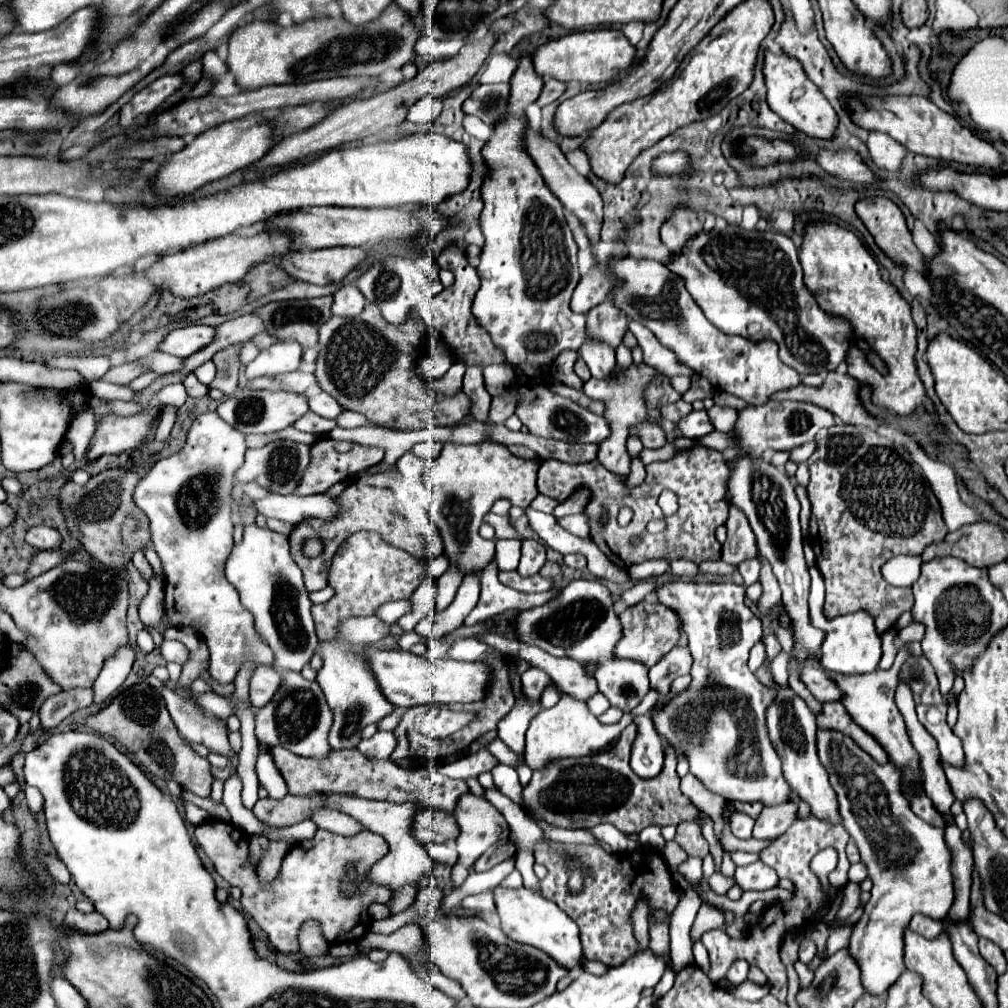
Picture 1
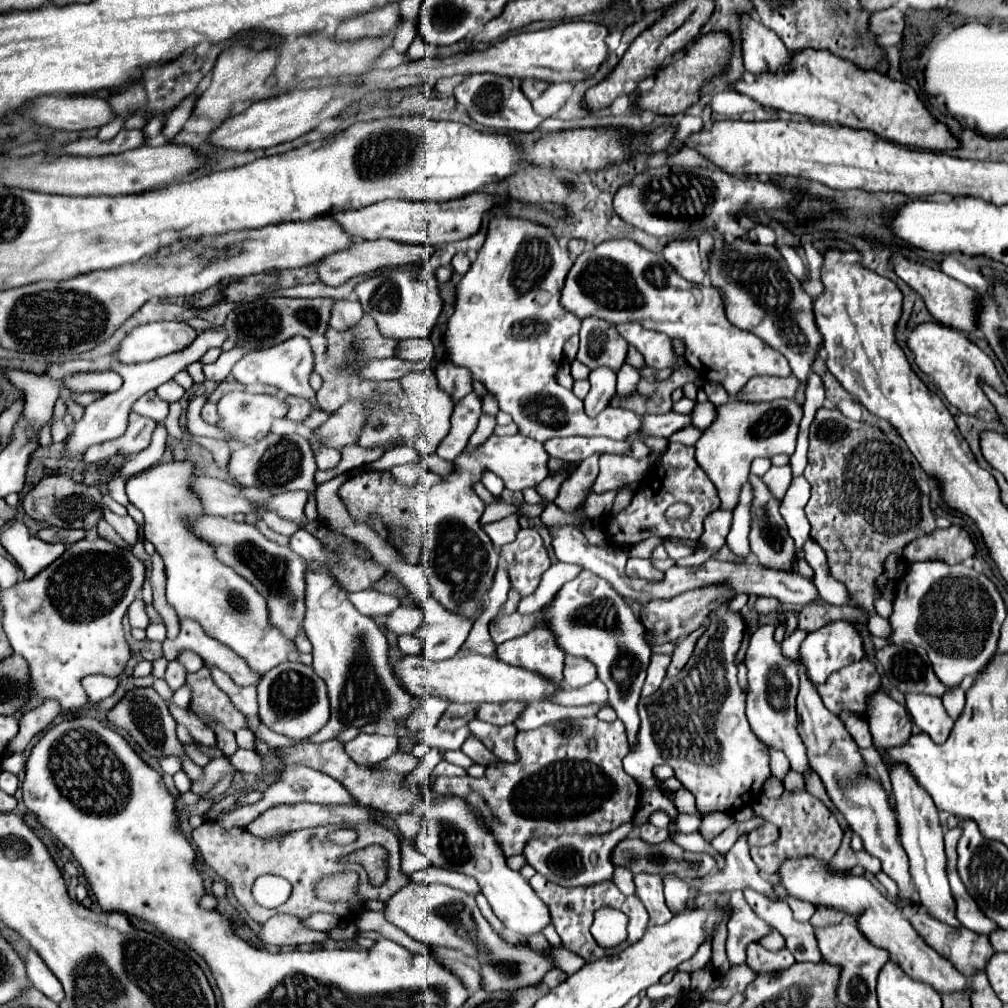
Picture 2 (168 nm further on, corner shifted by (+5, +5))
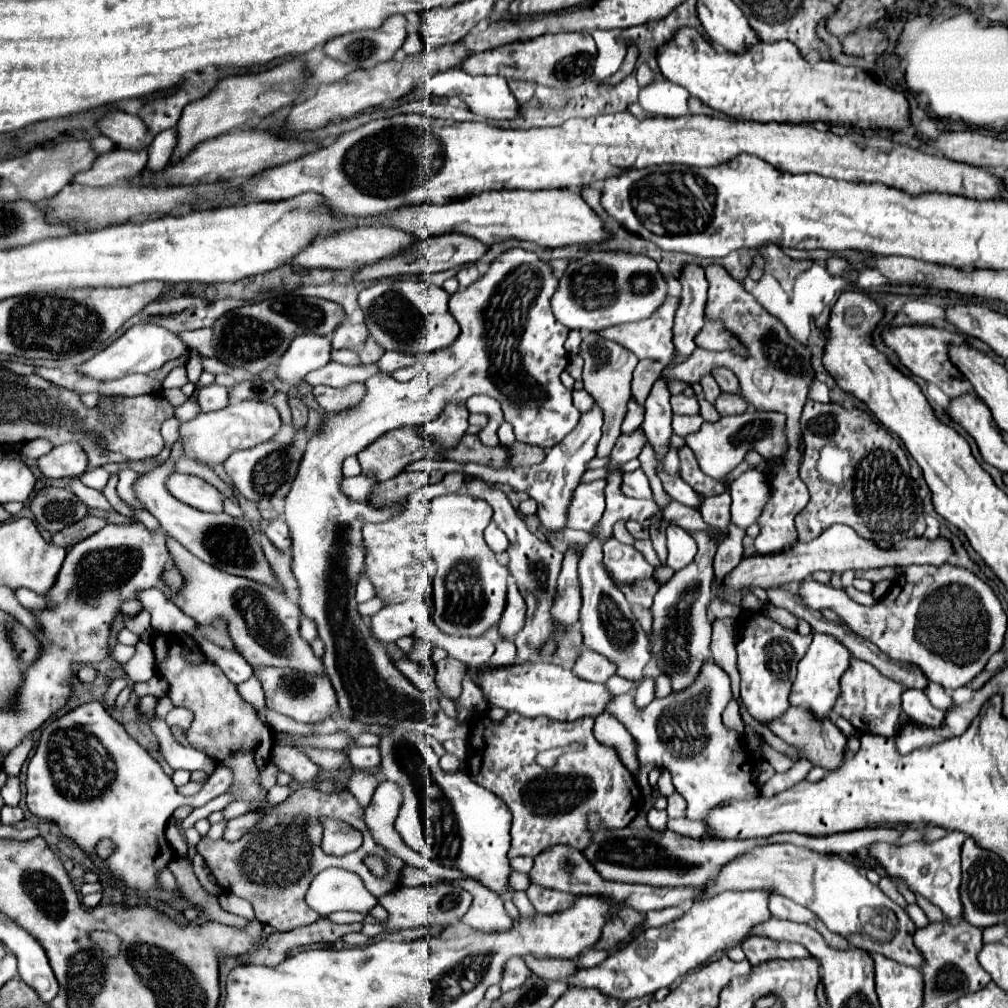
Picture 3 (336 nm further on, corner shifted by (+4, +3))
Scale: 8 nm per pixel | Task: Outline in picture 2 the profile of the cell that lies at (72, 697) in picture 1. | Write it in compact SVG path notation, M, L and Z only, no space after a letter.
M46 701L42 707L26 713L20 719L20 731L18 735L10 741L8 751L10 753L24 753L28 743L32 741L34 735L38 735L46 725L52 723L52 719L60 713L60 705L56 701Z

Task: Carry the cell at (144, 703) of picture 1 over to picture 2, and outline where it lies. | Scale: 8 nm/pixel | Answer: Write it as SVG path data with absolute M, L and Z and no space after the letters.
M146 687L146 689L132 689L110 713L108 713L108 721L114 723L114 725L120 725L124 727L132 737L134 741L148 753L148 755L156 755L156 757L166 757L166 755L178 755L182 759L182 769L184 773L196 781L202 777L202 767L198 767L186 753L184 753L184 747L182 743L178 741L176 737L176 721L174 717L170 715L164 699L152 689L152 687Z

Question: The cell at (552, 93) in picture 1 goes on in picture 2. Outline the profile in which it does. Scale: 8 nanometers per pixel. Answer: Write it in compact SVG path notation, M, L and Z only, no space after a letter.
M528 79L528 81L524 81L524 83L522 83L522 91L526 93L526 97L528 97L528 99L536 99L536 97L546 89L546 85L548 85L548 83L544 83L544 81Z

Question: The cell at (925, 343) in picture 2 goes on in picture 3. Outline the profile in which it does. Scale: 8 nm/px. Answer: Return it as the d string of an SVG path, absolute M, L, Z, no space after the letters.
M903 325L903 327L887 329L883 333L883 339L885 339L887 347L891 347L899 355L901 363L913 375L925 379L927 383L935 383L951 399L955 399L959 395L965 395L965 393L975 395L973 385L961 375L961 371L949 359L949 347L951 345L969 345L965 335L951 333L951 331L945 331L945 329L937 329L937 327L925 327L925 325Z

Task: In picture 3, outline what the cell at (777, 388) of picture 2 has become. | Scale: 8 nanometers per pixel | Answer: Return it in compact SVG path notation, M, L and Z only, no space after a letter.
M721 393L715 409L721 415L737 415L737 413L745 413L749 409L749 403L741 397L741 393Z

